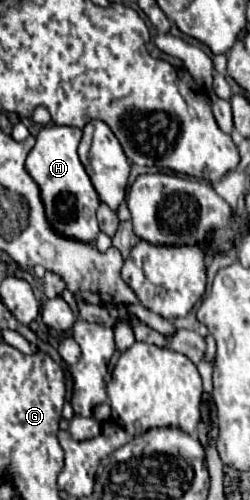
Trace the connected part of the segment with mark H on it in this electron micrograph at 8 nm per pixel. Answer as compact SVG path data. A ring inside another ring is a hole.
M55 123L45 125L37 135L35 147L27 155L25 169L41 187L41 199L45 203L45 211L53 227L63 231L63 235L81 239L85 243L93 243L99 233L99 225L95 219L95 211L99 207L99 195L77 155L77 145L81 141L81 135L83 131L77 127L55 125Z

